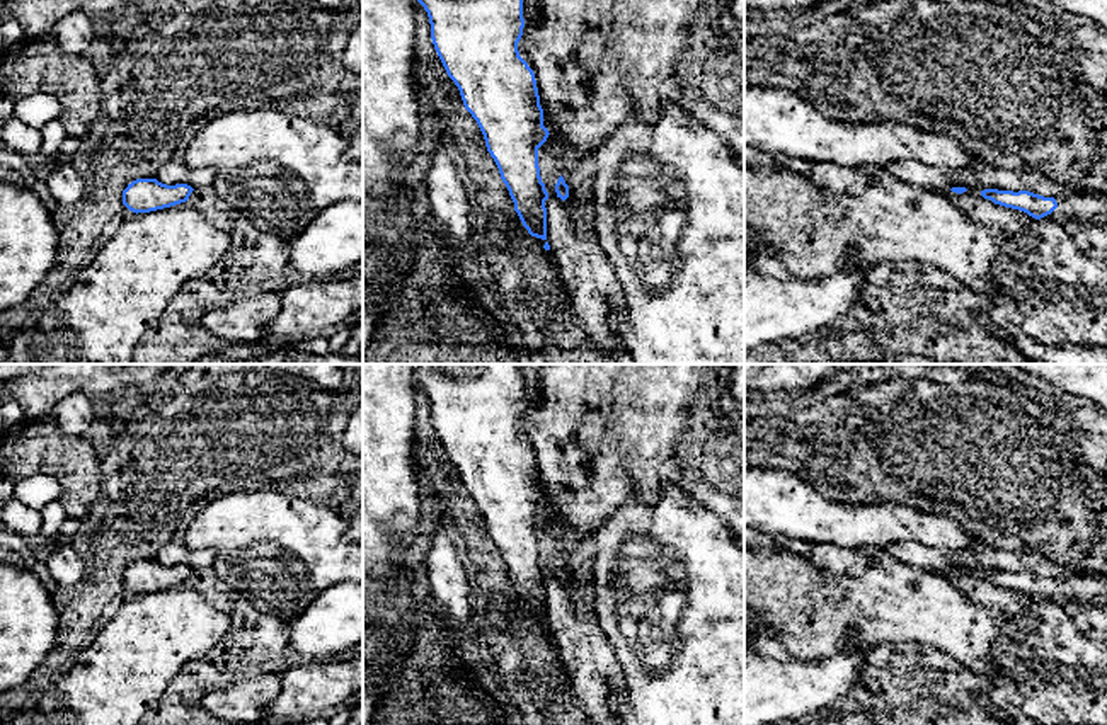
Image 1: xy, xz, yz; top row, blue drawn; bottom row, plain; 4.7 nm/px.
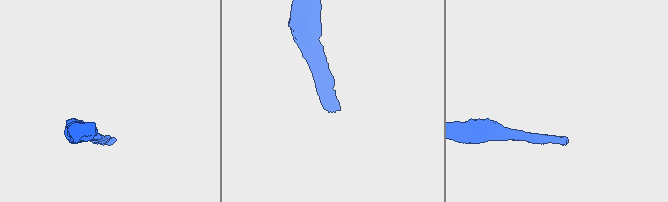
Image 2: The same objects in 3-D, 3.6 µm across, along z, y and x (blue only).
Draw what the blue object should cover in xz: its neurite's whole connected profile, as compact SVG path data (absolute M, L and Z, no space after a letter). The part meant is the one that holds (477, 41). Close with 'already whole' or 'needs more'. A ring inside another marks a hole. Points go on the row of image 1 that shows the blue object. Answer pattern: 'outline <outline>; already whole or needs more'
outline M417 0L427 12L434 49L477 121L523 226L547 240L548 192L540 177L538 148L547 141L533 70L519 56L523 0Z; already whole

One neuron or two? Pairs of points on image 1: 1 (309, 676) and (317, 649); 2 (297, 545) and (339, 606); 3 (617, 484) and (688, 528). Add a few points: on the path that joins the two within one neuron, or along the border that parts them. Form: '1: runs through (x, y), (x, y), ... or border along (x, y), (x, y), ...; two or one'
1: border along (338, 657), (310, 662); two
2: border along (344, 581), (324, 589), (297, 615); two
3: border along (642, 497), (634, 494), (607, 521); two

